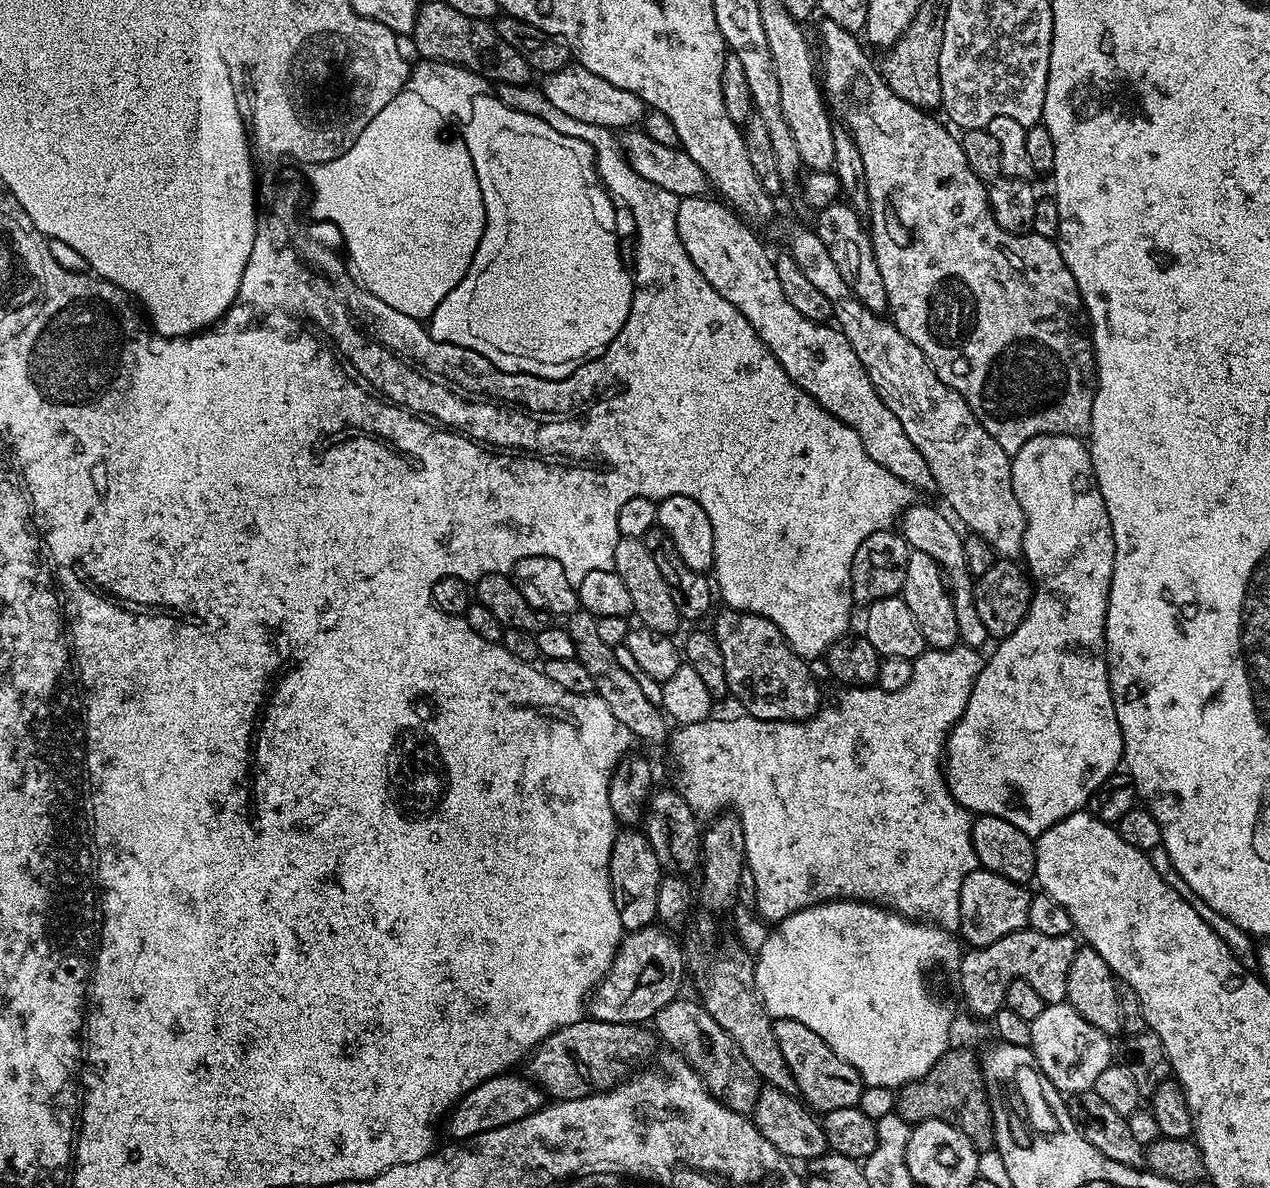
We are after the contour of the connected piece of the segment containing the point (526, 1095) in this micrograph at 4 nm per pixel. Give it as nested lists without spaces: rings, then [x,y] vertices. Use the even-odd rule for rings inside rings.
[[[516,1074],[492,1076],[486,1082],[474,1086],[474,1090],[467,1092],[457,1104],[452,1105],[446,1124],[448,1123],[448,1132],[453,1136],[453,1141],[463,1142],[472,1136],[506,1126],[510,1122],[518,1122],[544,1107],[546,1096],[541,1085],[539,1088],[520,1076],[512,1075]]]

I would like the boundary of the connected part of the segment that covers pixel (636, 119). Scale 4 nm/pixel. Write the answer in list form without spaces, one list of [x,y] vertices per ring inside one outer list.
[[[570,62],[562,70],[549,72],[543,77],[542,91],[561,117],[569,116],[577,125],[593,124],[609,130],[632,130],[643,121],[646,105],[630,90],[622,90],[622,86],[614,86],[614,82],[606,82],[606,78],[598,78],[598,74],[590,74],[581,64]]]

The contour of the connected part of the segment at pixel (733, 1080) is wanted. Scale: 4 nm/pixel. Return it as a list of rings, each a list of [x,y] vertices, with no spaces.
[[[674,999],[666,1006],[662,1006],[662,1010],[658,1010],[654,1018],[655,1035],[659,1039],[661,1036],[670,1047],[681,1052],[677,1053],[685,1061],[690,1062],[690,1066],[699,1074],[700,1080],[708,1087],[709,1094],[715,1100],[735,1112],[751,1114],[760,1097],[762,1087],[760,1075],[756,1073],[754,1066],[750,1066],[746,1054],[742,1054],[738,1042],[734,1042],[734,1038],[730,1038],[730,1034],[726,1034],[722,1026],[714,1022],[714,1018],[710,1018],[710,1014],[699,999],[684,999]]]

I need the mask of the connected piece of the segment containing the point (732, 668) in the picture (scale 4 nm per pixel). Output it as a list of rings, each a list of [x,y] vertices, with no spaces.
[[[725,607],[725,612],[717,611],[714,635],[722,650],[722,662],[726,662],[726,682],[731,699],[736,699],[745,708],[747,715],[754,720],[806,720],[815,715],[822,705],[820,688],[807,668],[805,657],[796,655],[788,645],[782,630],[766,618],[749,612],[739,612]]]

